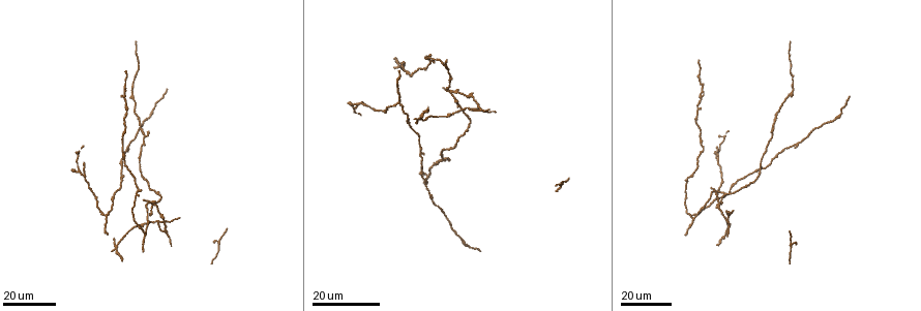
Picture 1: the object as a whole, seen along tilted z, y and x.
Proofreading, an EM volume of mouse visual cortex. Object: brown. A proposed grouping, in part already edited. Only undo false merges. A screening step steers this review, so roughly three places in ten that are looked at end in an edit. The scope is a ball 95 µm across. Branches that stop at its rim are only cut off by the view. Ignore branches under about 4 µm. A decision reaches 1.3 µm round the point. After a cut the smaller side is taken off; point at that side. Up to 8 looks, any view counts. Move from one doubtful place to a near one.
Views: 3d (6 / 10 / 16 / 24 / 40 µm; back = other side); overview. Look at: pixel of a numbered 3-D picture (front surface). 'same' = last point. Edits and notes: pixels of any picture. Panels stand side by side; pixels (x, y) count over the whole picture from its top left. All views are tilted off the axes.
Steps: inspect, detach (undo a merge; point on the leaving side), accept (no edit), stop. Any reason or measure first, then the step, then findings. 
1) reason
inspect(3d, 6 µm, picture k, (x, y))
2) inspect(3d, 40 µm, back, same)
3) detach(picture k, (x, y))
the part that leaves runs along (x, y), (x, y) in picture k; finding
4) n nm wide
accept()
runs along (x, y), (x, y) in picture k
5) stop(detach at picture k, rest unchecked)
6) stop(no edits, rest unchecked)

branch point
inspect(3d, 24 µm, picture 1, (715, 159))

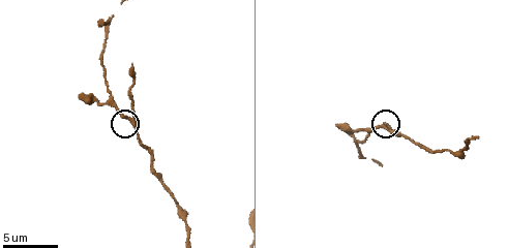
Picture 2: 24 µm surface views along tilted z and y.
inspect(3d, 6 µm, picture 2, (134, 122))

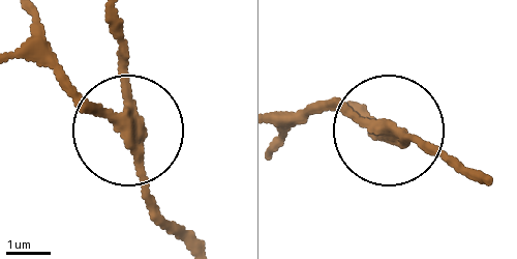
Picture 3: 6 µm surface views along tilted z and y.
side arm 6 µm
detach(picture 3, (120, 53))
the part that leaves runs along (138, 112), (119, 18) in picture 3; two neurons meet here

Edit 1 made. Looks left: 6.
inspect(3d, 16 µm, picture 1, (421, 152))

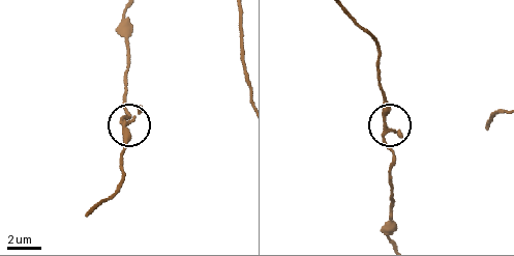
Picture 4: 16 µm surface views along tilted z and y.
inspect(3d, 10 µm, picture 4, (383, 131))

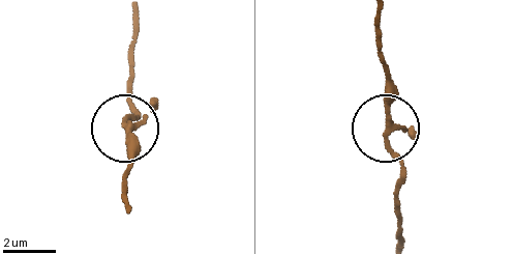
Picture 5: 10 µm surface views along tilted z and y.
accept()
continuous, no second neuron

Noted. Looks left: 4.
four arms meet
inspect(3d, 24 µm, picture 1, (724, 194))

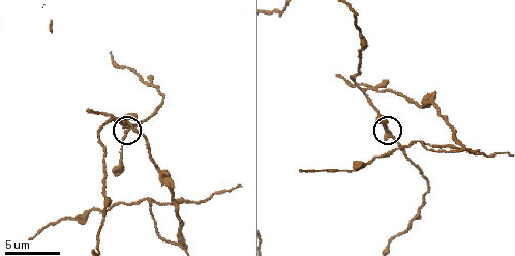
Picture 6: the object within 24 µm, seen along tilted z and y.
inspect(3d, 10 µm, picture 6, (127, 133))

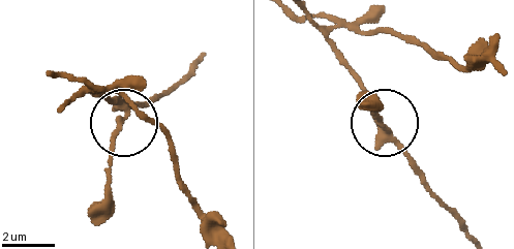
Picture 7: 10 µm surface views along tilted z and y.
accept()
runs along (111, 98), (121, 128), (110, 168) in picture 7; all the same neuron

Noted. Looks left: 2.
inspect(3d, 16 µm, picture 1, (145, 233))

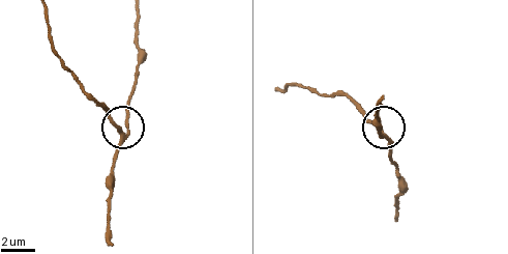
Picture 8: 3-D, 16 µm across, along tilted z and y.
inspect(3d, 6 µm, picture 8, (119, 134))

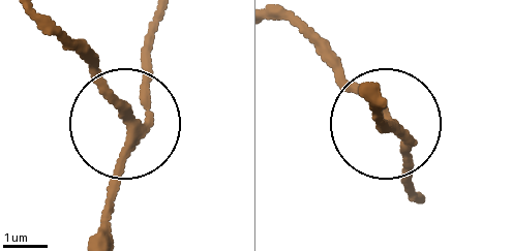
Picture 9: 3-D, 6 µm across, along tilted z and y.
accept()
runs along (155, 16), (112, 226) in picture 9; continuous, no second neuron

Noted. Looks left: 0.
stop(detach at picture 3, rest unchecked)

